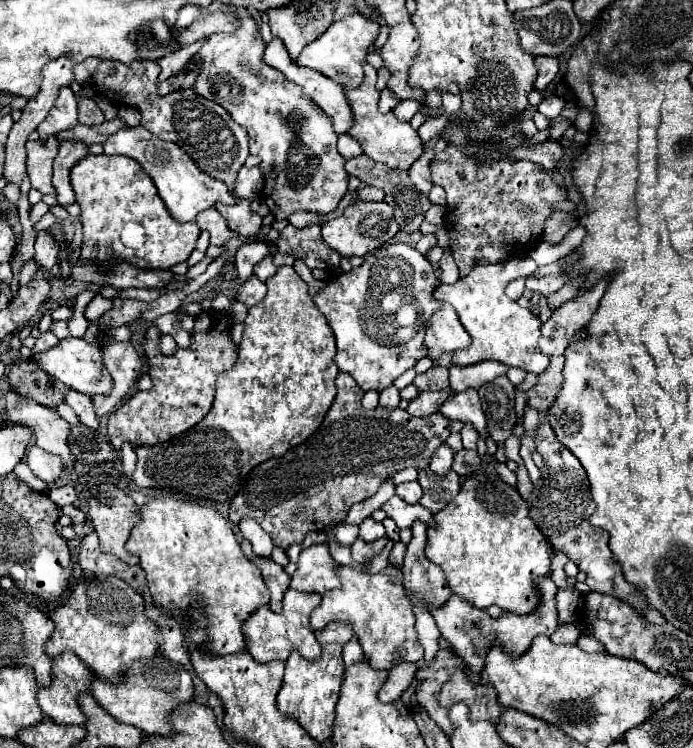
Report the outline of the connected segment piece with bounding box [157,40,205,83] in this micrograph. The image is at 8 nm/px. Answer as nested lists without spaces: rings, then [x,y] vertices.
[[[201,40],[184,47],[177,45],[177,48],[173,53],[168,52],[163,57],[159,58],[157,60],[157,64],[160,67],[158,83],[177,74],[186,63],[188,63],[190,58],[202,48],[204,41],[205,40]]]

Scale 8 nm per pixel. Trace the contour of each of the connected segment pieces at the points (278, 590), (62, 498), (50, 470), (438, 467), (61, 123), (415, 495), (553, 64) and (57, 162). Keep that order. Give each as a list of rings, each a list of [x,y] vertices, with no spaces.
[[[242,540],[240,542],[242,546],[242,552],[246,554],[248,560],[252,560],[260,572],[262,572],[262,578],[266,582],[266,586],[270,588],[270,610],[272,612],[280,612],[282,610],[282,598],[284,598],[284,592],[290,588],[290,576],[284,572],[282,566],[278,566],[274,560],[270,558],[262,558],[262,556],[254,556],[252,550],[250,550],[250,542],[248,540]]]
[[[62,486],[62,488],[54,488],[54,490],[50,490],[48,496],[54,500],[56,506],[74,504],[74,500],[76,500],[76,490],[74,490],[72,486]]]
[[[30,446],[26,452],[26,462],[30,466],[30,470],[42,478],[46,484],[56,482],[62,476],[62,464],[58,462],[58,456],[38,448],[38,446]]]
[[[442,444],[438,450],[436,450],[436,454],[432,456],[432,462],[430,462],[430,470],[434,472],[434,474],[438,474],[438,476],[444,476],[444,474],[448,474],[450,472],[450,466],[452,466],[452,450],[446,446],[446,444]]]
[[[62,88],[60,96],[54,104],[54,110],[50,110],[48,118],[38,126],[38,134],[40,134],[40,142],[46,142],[50,136],[56,136],[64,130],[72,130],[78,122],[76,122],[76,96],[70,88]]]
[[[404,482],[396,486],[396,494],[408,504],[418,504],[422,498],[422,486],[418,482]]]
[[[534,58],[534,66],[538,70],[536,90],[544,90],[558,76],[558,60],[556,58]]]
[[[62,140],[58,156],[54,158],[54,188],[60,204],[72,204],[74,202],[74,190],[70,186],[70,170],[76,166],[82,158],[86,158],[88,144],[84,142],[74,142],[74,140]]]

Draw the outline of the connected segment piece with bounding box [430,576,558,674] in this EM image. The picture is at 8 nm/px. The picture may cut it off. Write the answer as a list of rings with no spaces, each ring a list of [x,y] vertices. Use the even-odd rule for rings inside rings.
[[[550,576],[540,578],[538,586],[542,590],[542,602],[538,606],[538,612],[534,612],[530,616],[502,612],[498,618],[492,618],[486,612],[470,606],[468,602],[464,602],[458,596],[452,596],[450,602],[446,602],[446,606],[432,610],[430,614],[434,616],[434,620],[440,628],[440,634],[454,646],[456,654],[464,658],[464,662],[470,666],[472,672],[480,674],[486,664],[486,654],[490,652],[492,646],[498,644],[506,654],[510,654],[510,658],[518,658],[530,648],[530,642],[534,640],[534,636],[540,636],[540,634],[552,636],[554,630],[558,628],[558,612],[556,612],[556,600],[554,600],[558,588]]]

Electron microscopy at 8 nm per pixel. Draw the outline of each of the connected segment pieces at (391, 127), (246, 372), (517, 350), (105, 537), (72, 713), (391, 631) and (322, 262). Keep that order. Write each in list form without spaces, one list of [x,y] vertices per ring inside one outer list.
[[[370,64],[364,66],[364,82],[360,88],[346,88],[348,94],[348,102],[354,110],[356,116],[356,126],[350,128],[350,136],[356,138],[364,150],[366,156],[370,156],[376,162],[384,162],[390,168],[402,168],[402,170],[410,170],[410,166],[422,156],[424,152],[424,144],[418,138],[418,132],[412,130],[412,126],[408,122],[400,122],[393,113],[380,114],[378,112],[378,96],[380,92],[376,90],[376,68],[372,68]]]
[[[282,266],[272,278],[266,280],[266,298],[248,310],[244,320],[244,336],[238,350],[236,364],[218,376],[216,398],[212,410],[184,434],[170,442],[154,446],[136,446],[138,456],[132,480],[140,490],[166,490],[180,500],[214,500],[230,504],[240,490],[240,482],[252,472],[254,466],[268,458],[280,458],[290,448],[302,444],[322,424],[336,396],[338,366],[334,364],[336,342],[326,318],[318,314],[306,282],[294,272],[292,266]]]
[[[514,258],[502,264],[474,266],[468,276],[460,278],[454,284],[438,284],[438,288],[434,290],[434,298],[452,304],[462,326],[472,336],[472,344],[466,350],[458,350],[454,354],[454,364],[468,366],[482,360],[496,360],[532,374],[540,374],[542,370],[546,370],[550,358],[542,356],[538,350],[538,338],[542,328],[540,318],[534,316],[528,308],[520,308],[518,302],[510,300],[504,294],[504,288],[510,280],[532,274],[534,270],[536,264],[532,258]]]
[[[98,484],[92,486],[88,492],[88,518],[94,526],[94,532],[100,538],[100,550],[118,556],[122,562],[126,562],[128,566],[136,566],[138,564],[138,556],[130,554],[124,544],[128,542],[134,526],[140,522],[140,514],[138,514],[138,506],[132,498],[128,498],[124,492],[118,490],[116,484]]]
[[[66,650],[60,656],[52,658],[52,684],[48,688],[38,690],[38,706],[40,706],[42,714],[52,718],[58,724],[84,726],[86,718],[84,718],[84,714],[80,714],[80,708],[76,704],[76,696],[80,692],[90,692],[92,680],[94,680],[94,674],[90,670],[86,670],[86,664],[82,664],[74,652]]]
[[[342,566],[338,576],[342,580],[342,588],[324,592],[320,606],[310,614],[310,624],[314,630],[322,630],[332,622],[348,622],[360,638],[366,660],[374,668],[390,670],[400,662],[418,662],[424,656],[424,648],[420,646],[418,634],[414,630],[416,616],[410,600],[404,594],[402,574],[396,570],[366,574]]]
[[[288,224],[280,232],[280,238],[276,240],[276,248],[282,254],[292,254],[294,258],[302,260],[310,270],[312,268],[334,270],[340,264],[340,254],[330,250],[326,242],[322,242],[318,224],[312,224],[302,230]]]

